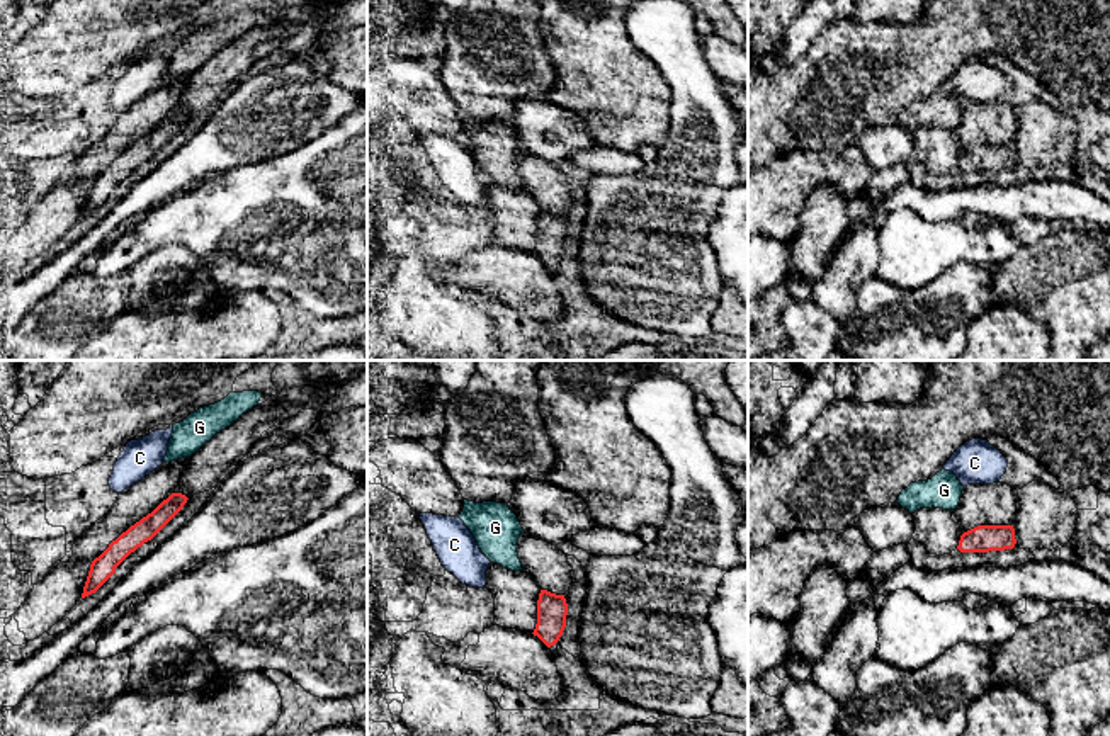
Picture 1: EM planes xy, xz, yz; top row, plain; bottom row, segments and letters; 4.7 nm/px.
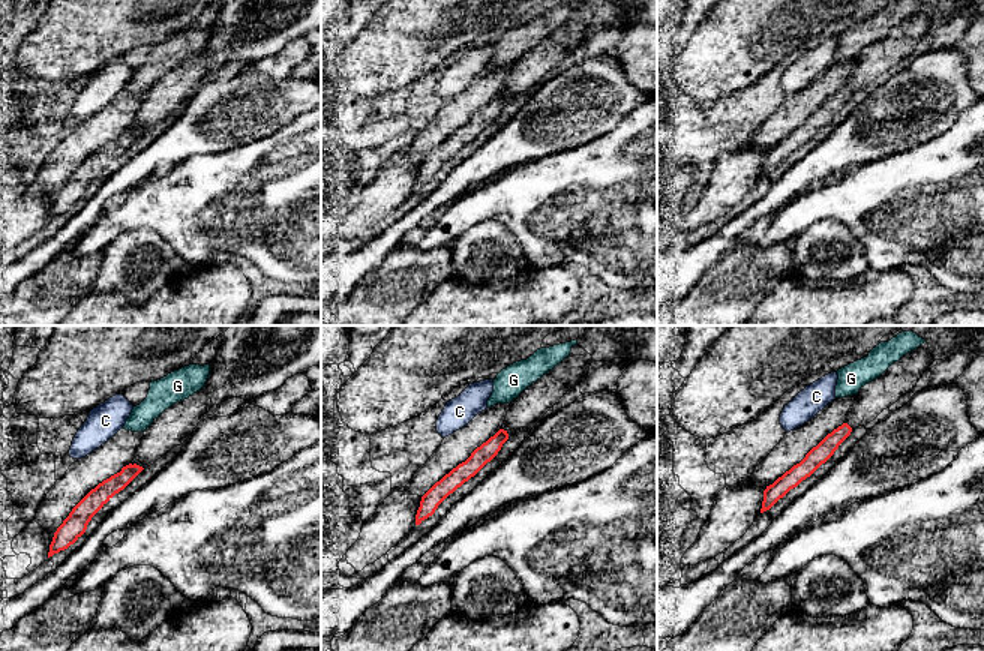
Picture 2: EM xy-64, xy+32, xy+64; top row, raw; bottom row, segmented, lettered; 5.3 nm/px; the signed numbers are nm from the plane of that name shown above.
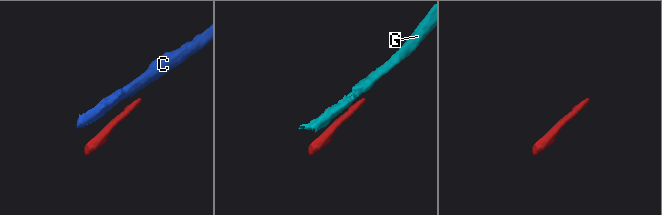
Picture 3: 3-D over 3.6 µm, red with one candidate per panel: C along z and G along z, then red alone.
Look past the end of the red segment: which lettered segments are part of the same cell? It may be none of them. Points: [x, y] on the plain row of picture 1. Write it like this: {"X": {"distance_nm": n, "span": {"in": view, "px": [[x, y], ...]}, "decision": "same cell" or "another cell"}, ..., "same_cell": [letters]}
{"C": {"distance_nm": 140, "span": {"in": "xy", "px": [[172, 113], [157, 87]]}, "decision": "another cell"}, "G": {"distance_nm": 120, "span": {"in": "yz", "px": [[964, 152], [954, 128]]}, "decision": "another cell"}, "same_cell": []}

